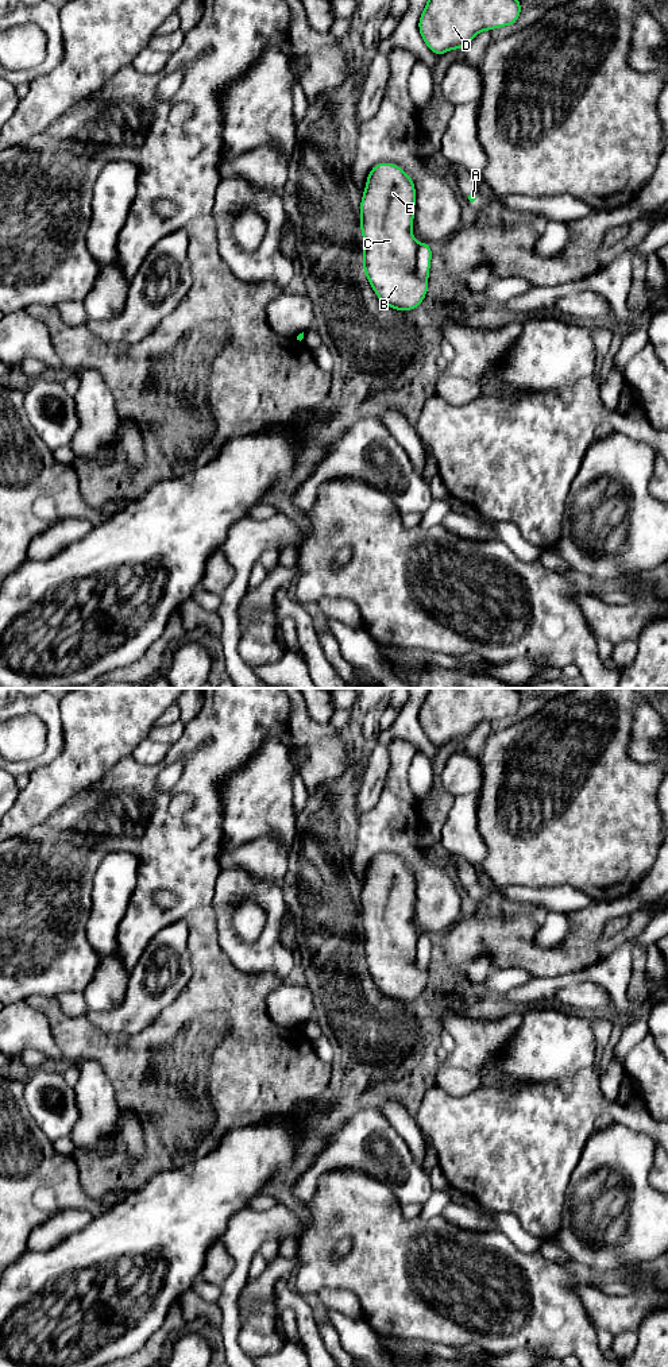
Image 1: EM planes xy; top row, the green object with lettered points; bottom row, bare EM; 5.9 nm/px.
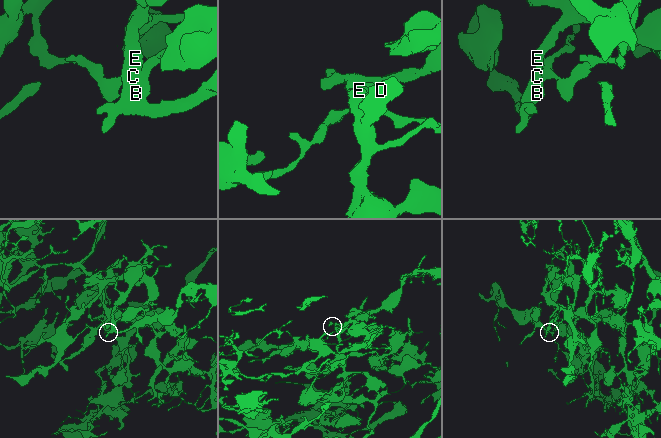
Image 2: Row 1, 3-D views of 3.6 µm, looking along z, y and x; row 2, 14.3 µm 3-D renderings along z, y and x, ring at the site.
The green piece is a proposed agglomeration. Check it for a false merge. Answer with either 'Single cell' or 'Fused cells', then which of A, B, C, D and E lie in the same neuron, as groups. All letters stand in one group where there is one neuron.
Single cell. Groups: A B C D E

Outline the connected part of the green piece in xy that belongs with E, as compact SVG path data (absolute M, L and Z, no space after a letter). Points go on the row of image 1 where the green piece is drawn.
M383 162L370 170L360 202L363 271L381 302L395 310L418 308L429 286L432 248L430 244L417 243L412 233L414 204L414 182L403 169Z

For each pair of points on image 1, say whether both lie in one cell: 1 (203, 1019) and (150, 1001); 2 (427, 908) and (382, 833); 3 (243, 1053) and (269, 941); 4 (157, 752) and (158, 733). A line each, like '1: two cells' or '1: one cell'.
1: two cells
2: one cell
3: two cells
4: two cells

